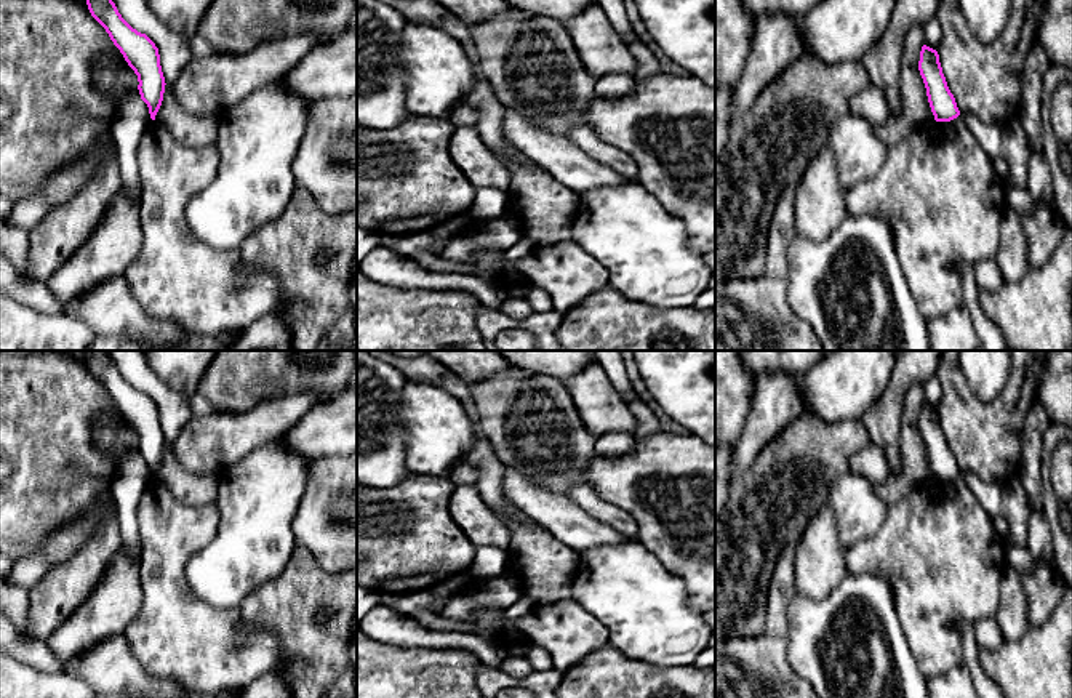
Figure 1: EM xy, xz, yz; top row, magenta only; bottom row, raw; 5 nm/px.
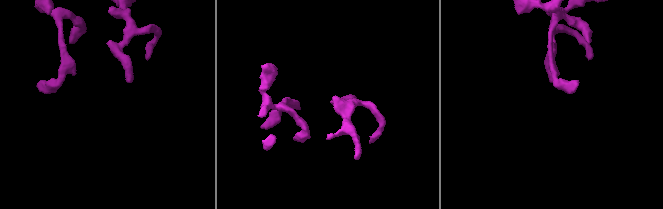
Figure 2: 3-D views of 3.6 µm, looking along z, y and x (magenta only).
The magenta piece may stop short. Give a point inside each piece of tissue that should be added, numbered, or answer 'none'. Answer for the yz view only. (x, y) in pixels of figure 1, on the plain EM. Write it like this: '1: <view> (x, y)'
none

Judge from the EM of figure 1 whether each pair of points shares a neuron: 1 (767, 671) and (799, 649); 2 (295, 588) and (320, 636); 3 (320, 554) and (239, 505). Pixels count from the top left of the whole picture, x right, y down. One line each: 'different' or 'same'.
1: different
2: same
3: different

